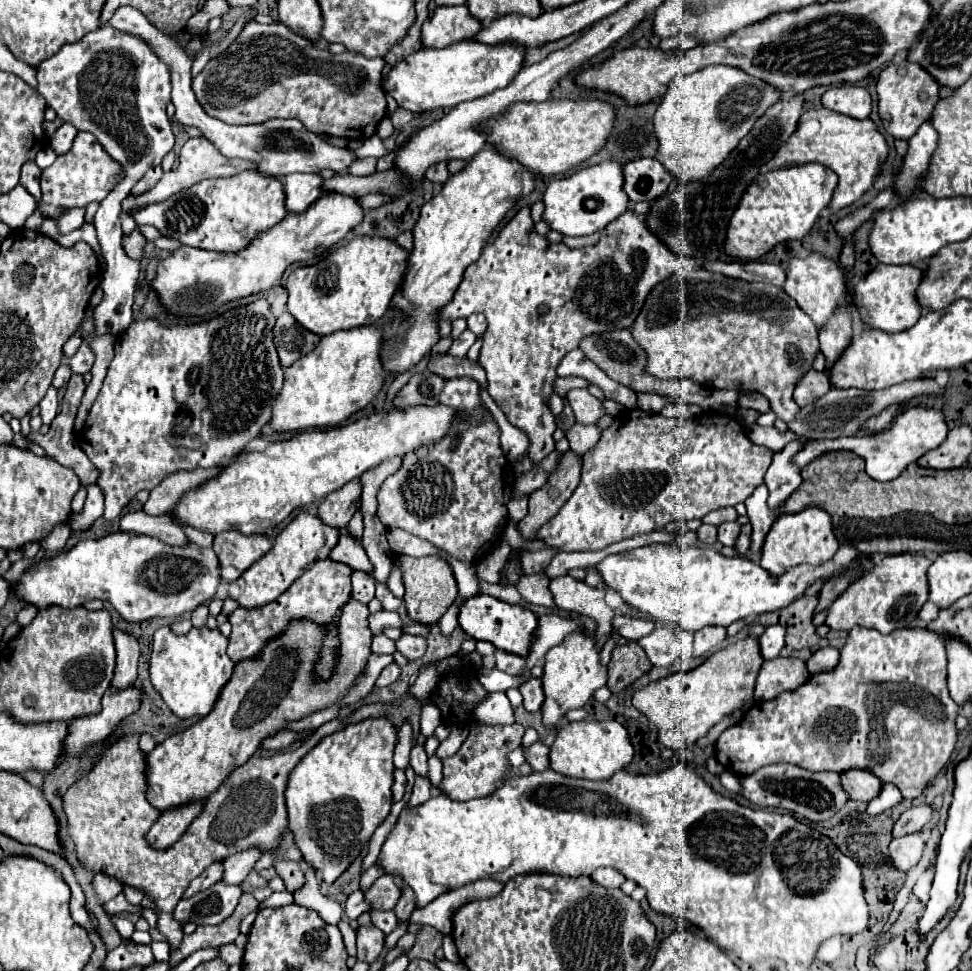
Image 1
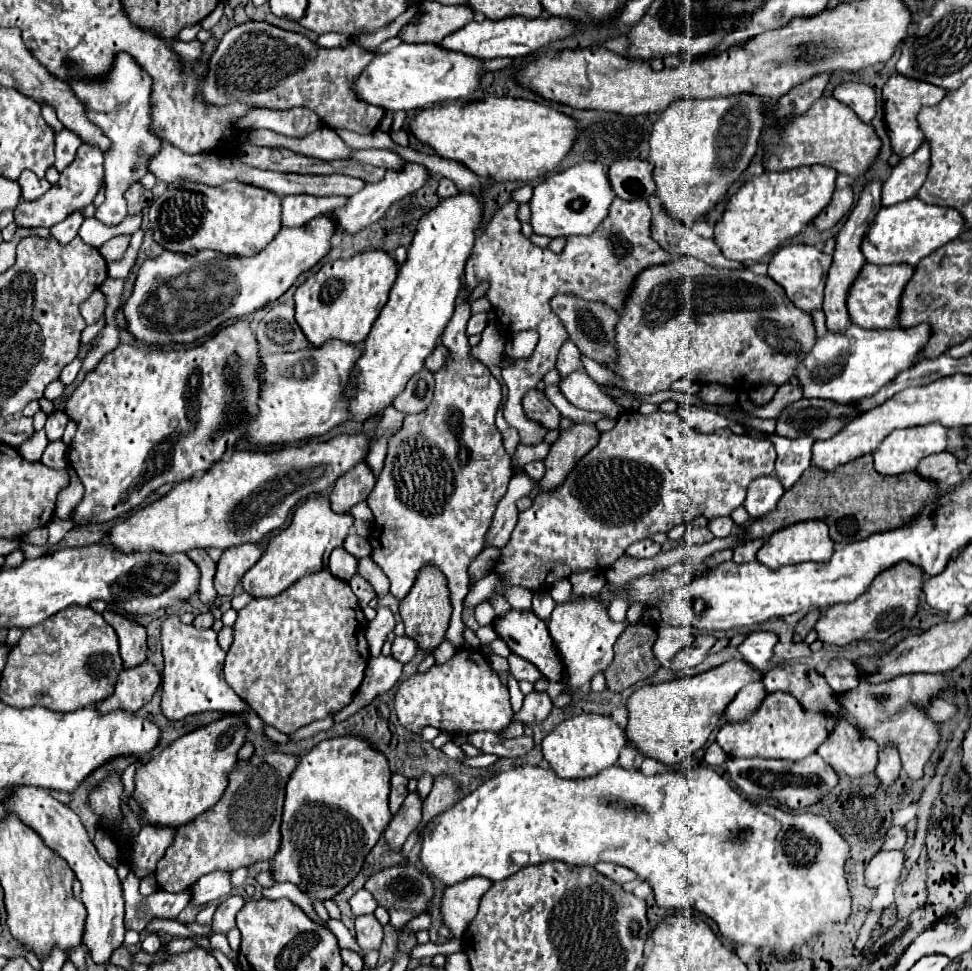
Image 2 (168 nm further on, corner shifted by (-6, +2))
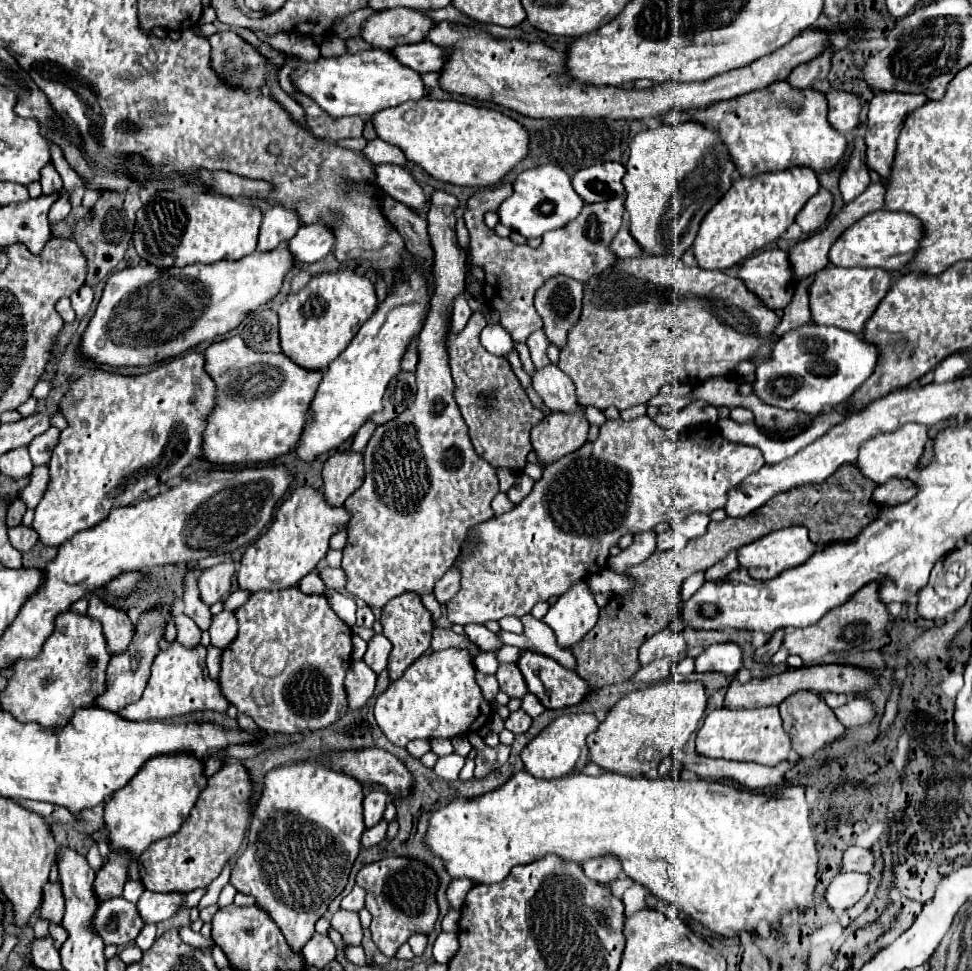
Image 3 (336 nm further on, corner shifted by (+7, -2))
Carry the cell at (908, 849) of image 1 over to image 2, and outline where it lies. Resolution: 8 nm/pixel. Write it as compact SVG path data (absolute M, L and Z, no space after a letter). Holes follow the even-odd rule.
M900 850L894 852L878 852L864 868L864 882L868 888L876 888L884 880L896 880L904 870L904 854Z

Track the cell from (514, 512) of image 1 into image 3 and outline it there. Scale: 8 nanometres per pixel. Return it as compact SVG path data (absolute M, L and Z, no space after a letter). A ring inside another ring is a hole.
M499 492L495 498L493 498L493 510L495 510L495 516L501 516L501 514L505 514L505 512L511 512L513 508L515 508L515 504L507 498L507 494L503 494L503 492Z

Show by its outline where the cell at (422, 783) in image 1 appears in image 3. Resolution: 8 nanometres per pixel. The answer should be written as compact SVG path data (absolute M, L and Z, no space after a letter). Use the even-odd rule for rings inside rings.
M381 820L381 822L375 824L373 828L365 830L365 834L363 834L363 838L361 838L361 844L363 844L363 846L375 846L375 844L379 844L381 840L385 840L385 836L387 836L387 820Z

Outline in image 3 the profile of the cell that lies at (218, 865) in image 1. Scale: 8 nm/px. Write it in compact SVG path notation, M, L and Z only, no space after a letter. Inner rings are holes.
M111 898L101 902L93 926L103 936L105 944L127 946L139 936L145 922L139 918L139 910L133 902L125 898Z

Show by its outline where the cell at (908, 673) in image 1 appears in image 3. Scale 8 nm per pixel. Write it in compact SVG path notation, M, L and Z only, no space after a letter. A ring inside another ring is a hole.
M763 706L751 710L727 710L719 708L709 712L701 730L697 732L697 752L709 758L743 760L775 766L789 758L791 738L783 728L783 718L777 706Z

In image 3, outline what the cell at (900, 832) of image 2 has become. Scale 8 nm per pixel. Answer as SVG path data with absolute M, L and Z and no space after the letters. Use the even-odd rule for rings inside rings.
M851 846L845 856L843 856L843 870L871 870L873 868L873 852L869 848L859 848L859 846Z

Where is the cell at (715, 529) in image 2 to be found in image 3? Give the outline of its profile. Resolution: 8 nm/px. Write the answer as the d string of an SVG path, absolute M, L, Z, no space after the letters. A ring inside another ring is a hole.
M693 514L689 516L687 520L681 520L681 522L673 522L671 526L681 532L685 538L699 538L707 532L707 526L709 526L711 518L707 514Z

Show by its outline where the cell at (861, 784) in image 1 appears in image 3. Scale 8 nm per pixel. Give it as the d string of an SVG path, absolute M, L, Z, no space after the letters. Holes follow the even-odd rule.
M799 690L799 694L791 694L791 698L785 698L779 704L779 710L781 710L785 730L791 734L793 750L801 758L809 758L809 756L817 754L825 746L829 746L831 742L843 738L845 732L847 732L847 728L837 720L837 716L823 702L823 698L819 694L815 694L815 692L809 692L809 690Z

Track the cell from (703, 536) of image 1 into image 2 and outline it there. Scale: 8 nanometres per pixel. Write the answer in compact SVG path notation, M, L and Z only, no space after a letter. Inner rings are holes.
M688 528L688 532L684 534L684 544L688 546L698 546L698 544L706 544L710 542L714 536L708 528Z

